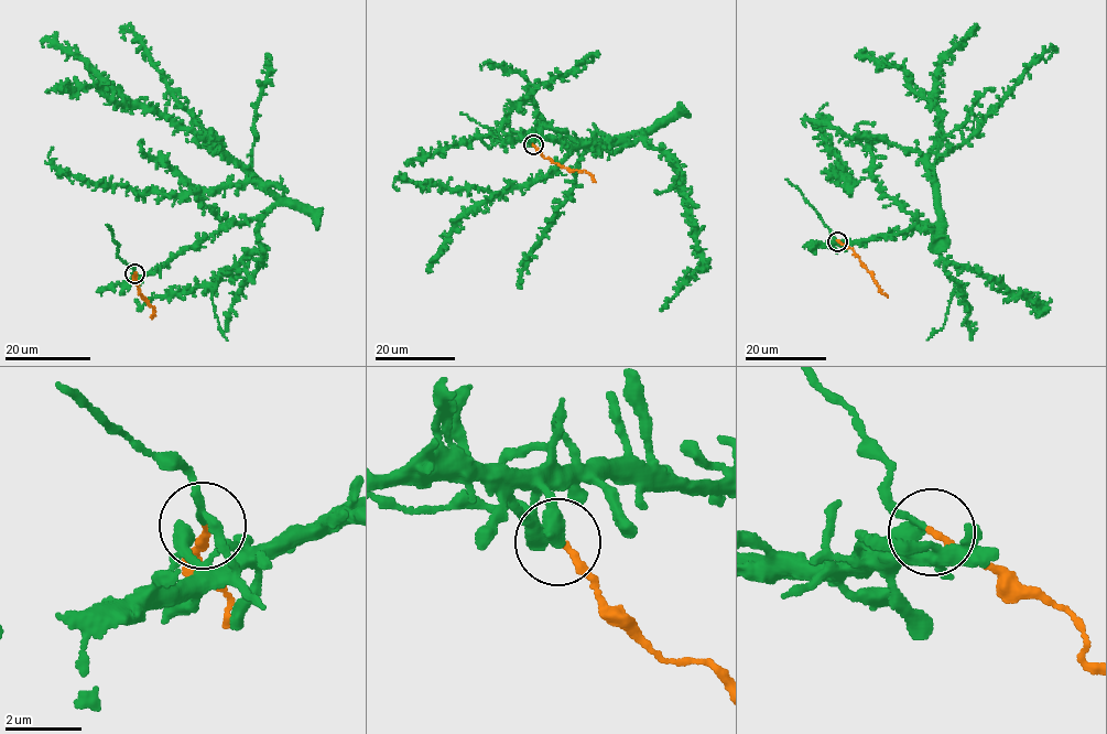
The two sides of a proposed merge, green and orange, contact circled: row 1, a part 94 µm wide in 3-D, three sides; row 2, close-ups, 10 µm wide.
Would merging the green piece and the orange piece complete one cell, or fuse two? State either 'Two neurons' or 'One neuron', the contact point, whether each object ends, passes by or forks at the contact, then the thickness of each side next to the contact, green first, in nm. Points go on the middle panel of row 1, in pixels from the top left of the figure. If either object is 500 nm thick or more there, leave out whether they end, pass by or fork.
One neuron. Place: (533, 144). At the ring green forks. At the ring orange ends. Thickness 100 nm (green) against 180 nm

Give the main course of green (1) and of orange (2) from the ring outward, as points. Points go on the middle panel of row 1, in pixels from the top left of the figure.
1: (533, 144), (594, 148), (646, 135), (583, 144), (514, 189), (401, 179), (397, 191)
2: (533, 146), (545, 158), (571, 170), (585, 171), (595, 181)

